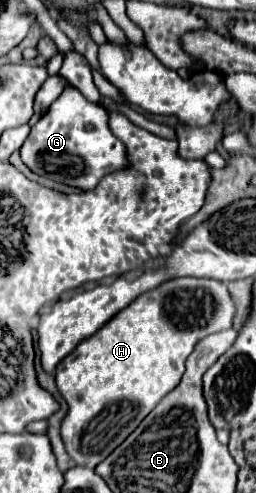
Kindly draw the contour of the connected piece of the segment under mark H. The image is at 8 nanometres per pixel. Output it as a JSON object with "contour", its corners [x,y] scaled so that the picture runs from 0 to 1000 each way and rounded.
{"contour":[[[703,562],[703,566],[648,570],[648,574],[633,574],[617,586],[547,598],[547,602],[539,602],[531,611],[516,611],[492,627],[477,627],[461,639],[445,639],[375,680],[359,680],[352,688],[320,692],[320,696],[313,696],[266,724],[250,724],[250,728],[227,736],[227,744],[219,744],[219,781],[227,781],[242,805],[258,809],[266,826],[273,826],[258,850],[242,854],[242,895],[250,895],[250,903],[258,903],[266,923],[273,923],[305,943],[352,947],[352,951],[367,951],[391,935],[406,935],[406,931],[414,931],[414,927],[422,927],[422,923],[430,923],[430,919],[438,919],[438,915],[555,858],[555,850],[625,817],[625,809],[633,809],[641,801],[656,801],[656,797],[703,777],[703,769],[711,769],[711,761],[719,761],[719,732],[727,732],[734,720],[750,716],[758,700],[766,700],[781,688],[813,684],[813,680],[828,680],[828,675],[898,667],[898,663],[906,663],[906,651],[914,651],[914,615],[906,615],[898,590],[891,590],[891,582],[883,582],[875,574],[828,570],[828,566]]]}

